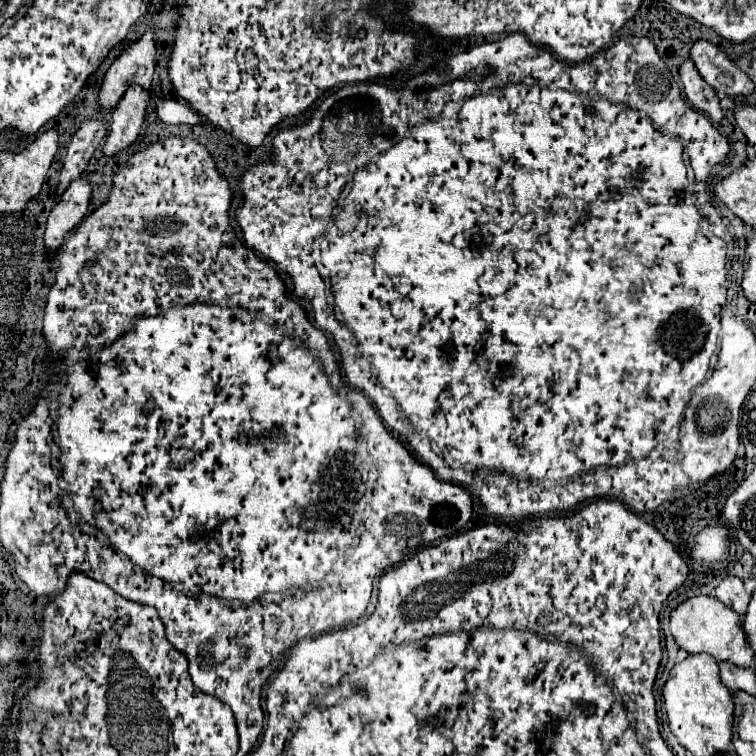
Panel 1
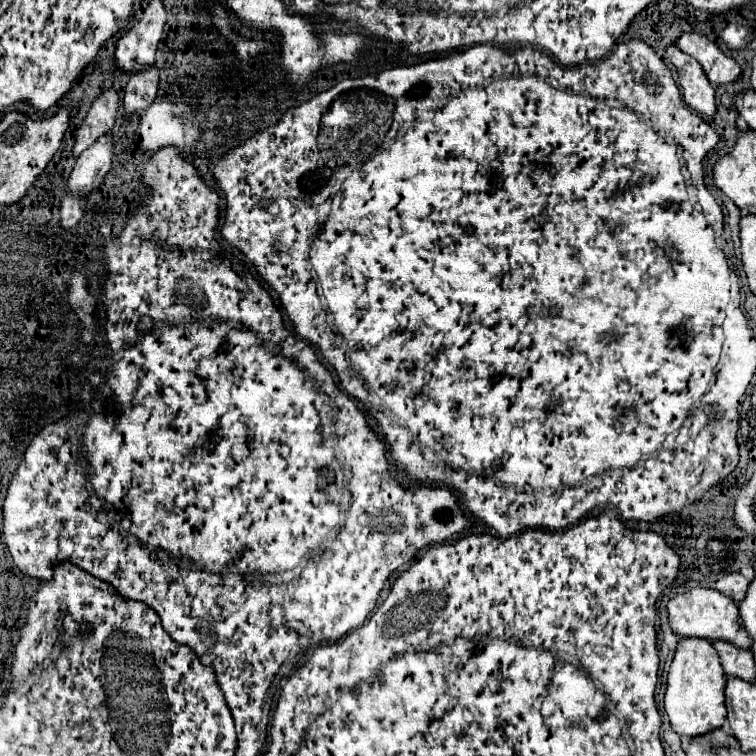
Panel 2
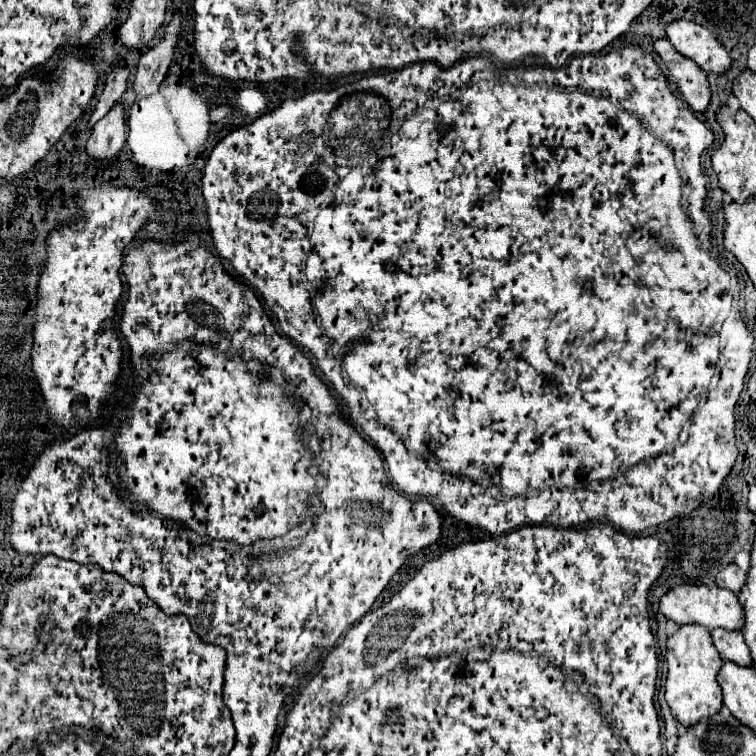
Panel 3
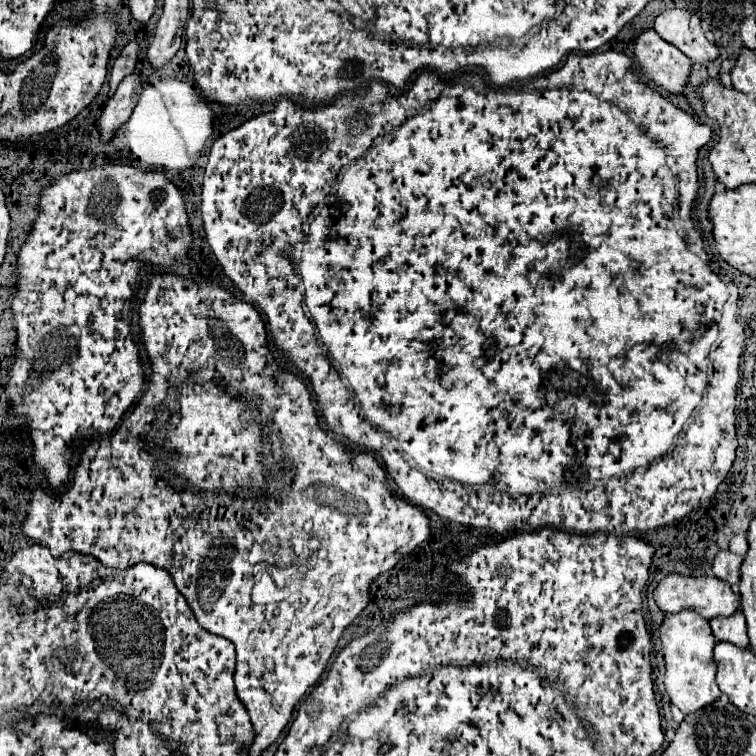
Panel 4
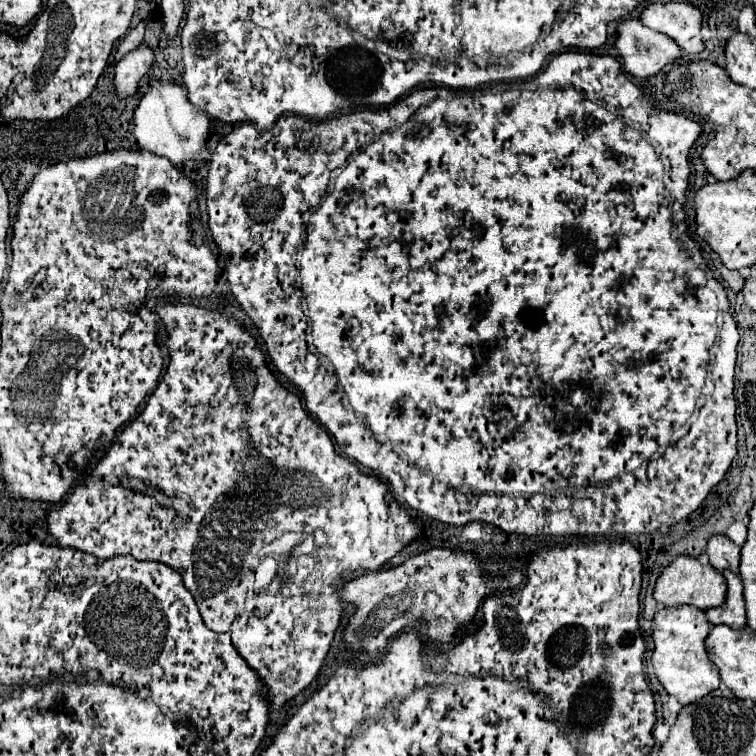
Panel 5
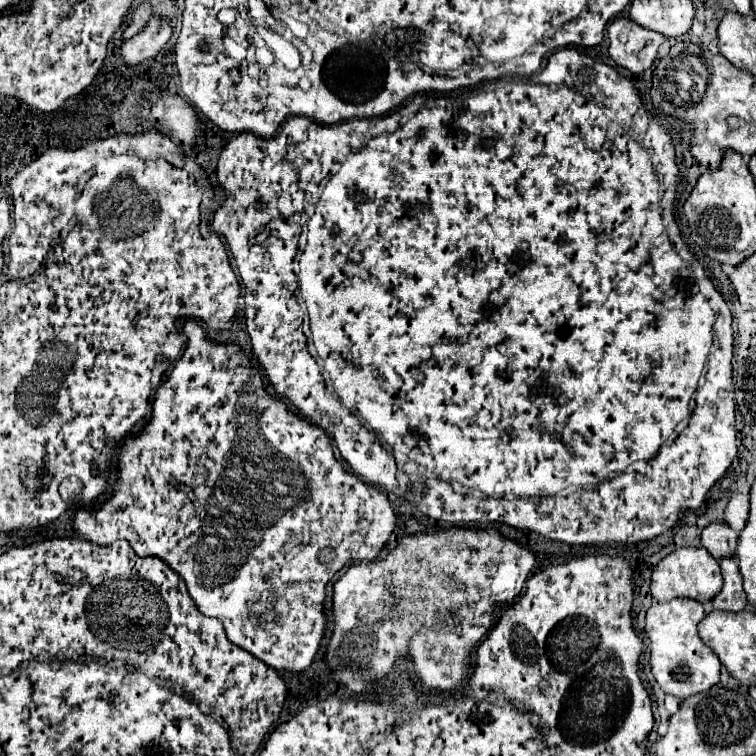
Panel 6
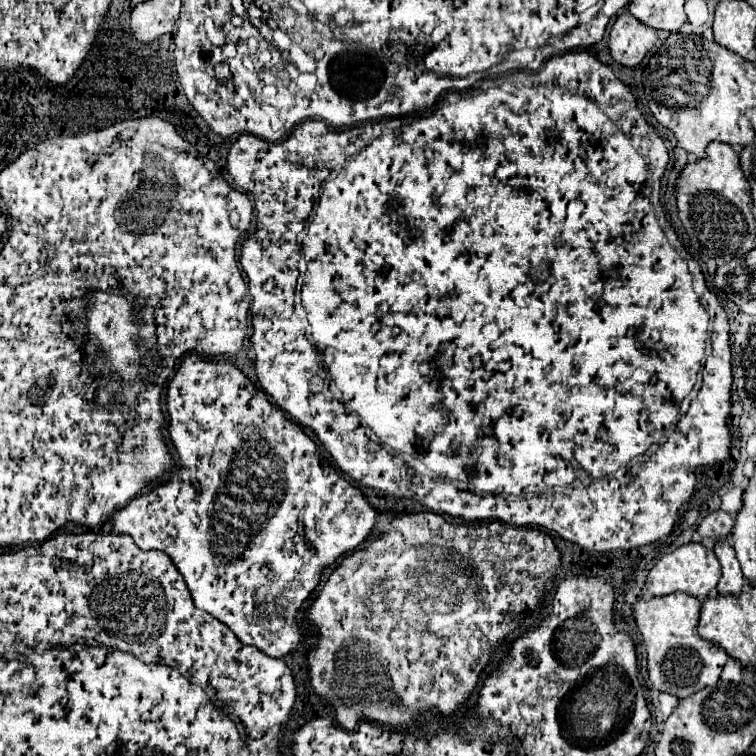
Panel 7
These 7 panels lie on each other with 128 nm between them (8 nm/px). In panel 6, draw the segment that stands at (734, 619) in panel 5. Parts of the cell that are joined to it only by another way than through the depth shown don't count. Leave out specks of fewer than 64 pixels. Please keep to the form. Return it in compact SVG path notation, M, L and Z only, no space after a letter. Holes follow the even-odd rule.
M726 556L720 560L724 586L718 596L714 596L712 604L716 610L728 610L728 612L740 612L746 608L748 600L742 588L742 574L738 568L738 560L734 556Z

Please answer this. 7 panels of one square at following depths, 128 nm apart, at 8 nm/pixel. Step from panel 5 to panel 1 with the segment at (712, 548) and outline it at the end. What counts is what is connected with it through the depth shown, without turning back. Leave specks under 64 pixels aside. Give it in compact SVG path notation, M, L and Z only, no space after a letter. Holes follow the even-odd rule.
M726 576L718 586L716 586L716 598L728 608L732 608L738 614L746 612L746 606L750 602L750 594L744 588L744 582L738 576Z

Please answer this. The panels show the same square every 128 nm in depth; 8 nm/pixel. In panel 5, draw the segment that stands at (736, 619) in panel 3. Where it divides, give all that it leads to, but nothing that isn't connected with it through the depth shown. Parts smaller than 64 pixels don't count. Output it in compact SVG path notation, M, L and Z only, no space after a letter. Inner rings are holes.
M680 554L676 556L658 576L654 586L654 598L664 606L680 606L680 604L692 604L700 610L708 610L714 606L720 606L726 596L726 580L724 576L712 568L712 564L702 564L696 556Z

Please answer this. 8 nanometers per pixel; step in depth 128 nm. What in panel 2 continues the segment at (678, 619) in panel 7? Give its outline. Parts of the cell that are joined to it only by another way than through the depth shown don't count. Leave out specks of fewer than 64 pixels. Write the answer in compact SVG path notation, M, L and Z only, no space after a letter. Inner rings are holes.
M680 638L666 680L666 714L678 734L696 736L720 728L726 718L724 706L726 674L712 642L700 638Z

